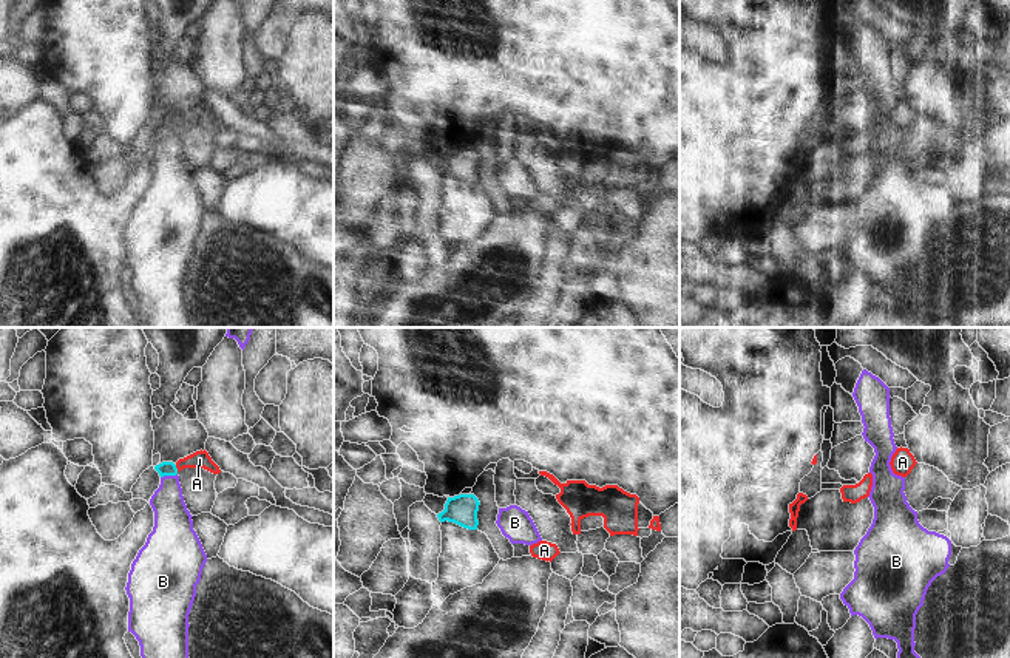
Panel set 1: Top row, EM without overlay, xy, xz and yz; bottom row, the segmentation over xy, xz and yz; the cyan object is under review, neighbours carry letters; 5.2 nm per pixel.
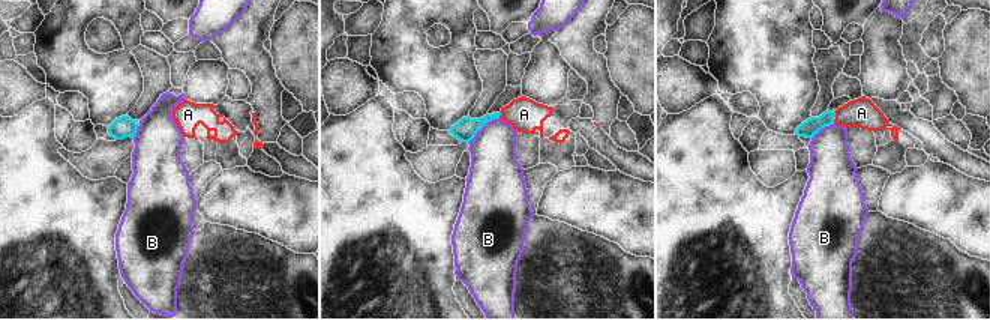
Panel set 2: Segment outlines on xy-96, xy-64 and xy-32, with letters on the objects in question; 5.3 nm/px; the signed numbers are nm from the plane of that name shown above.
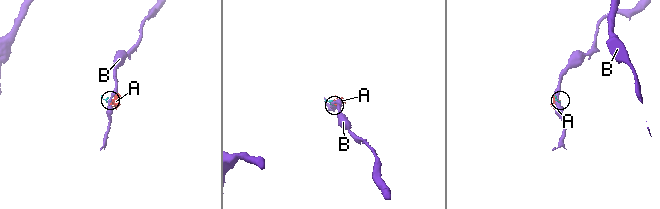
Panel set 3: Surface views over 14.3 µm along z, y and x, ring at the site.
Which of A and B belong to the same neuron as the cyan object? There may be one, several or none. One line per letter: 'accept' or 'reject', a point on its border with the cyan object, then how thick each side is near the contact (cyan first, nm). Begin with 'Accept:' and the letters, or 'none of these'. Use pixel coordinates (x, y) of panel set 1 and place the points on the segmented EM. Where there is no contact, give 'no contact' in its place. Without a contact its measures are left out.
Accept: A
A: accept; contact xy (176, 468); calibres 80 and 90 nm
B: reject; contact xy (169, 474); calibres 80 and 190 nm

